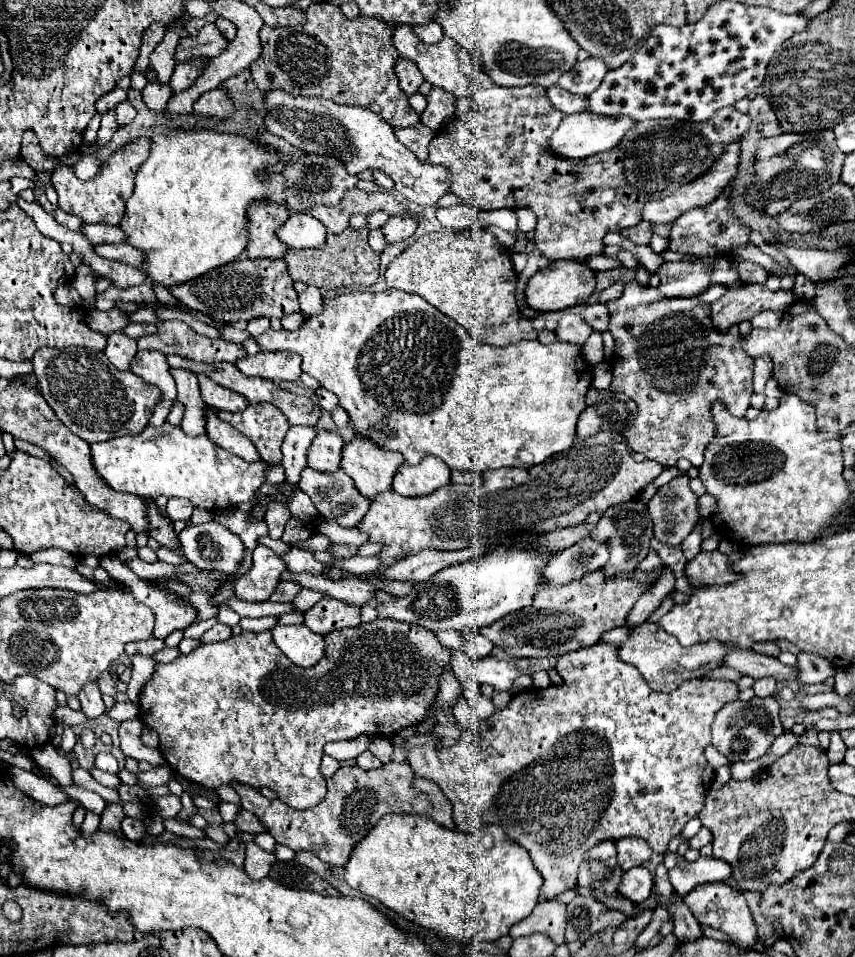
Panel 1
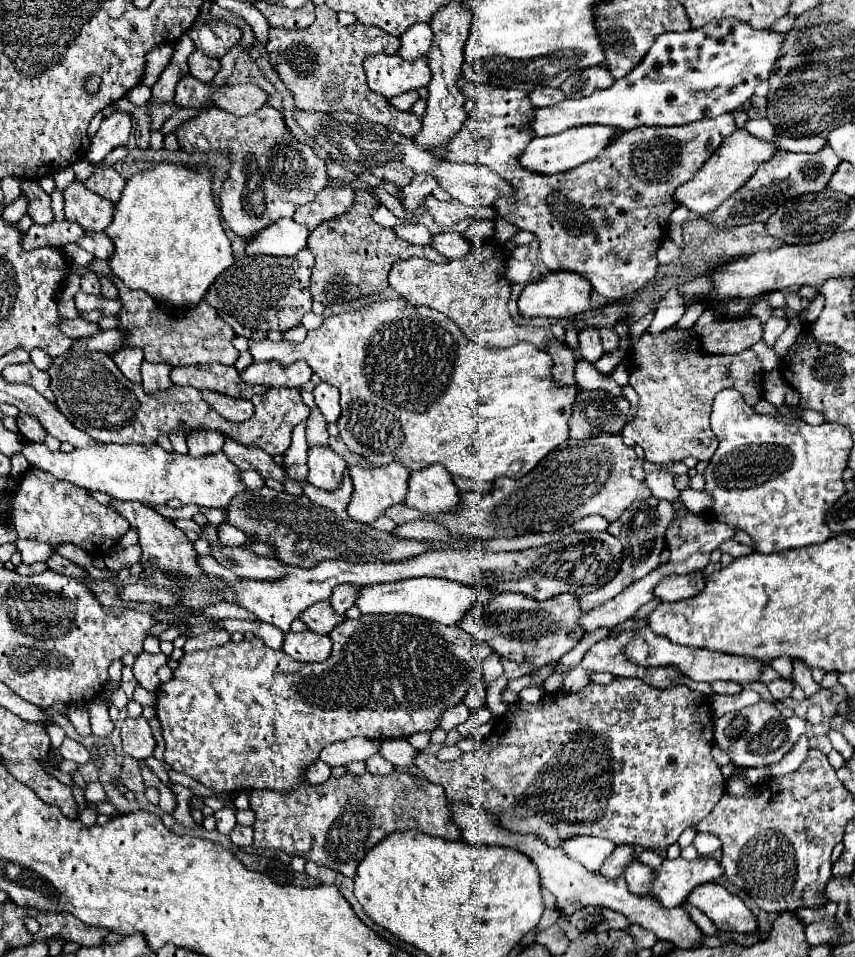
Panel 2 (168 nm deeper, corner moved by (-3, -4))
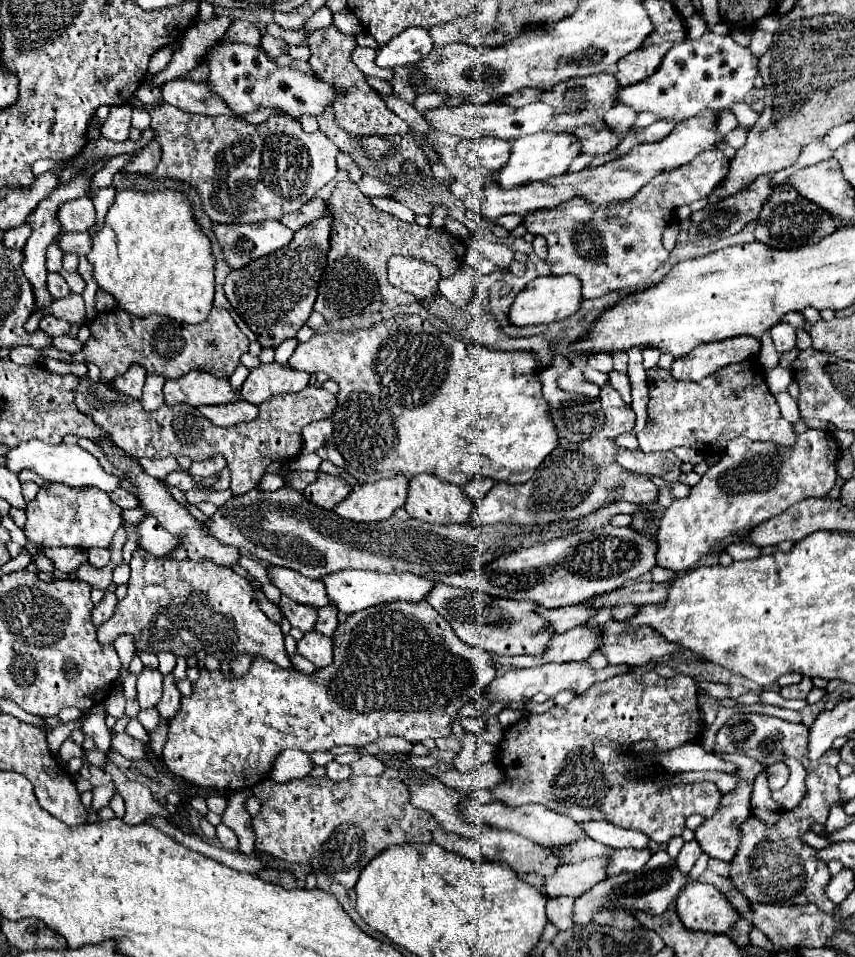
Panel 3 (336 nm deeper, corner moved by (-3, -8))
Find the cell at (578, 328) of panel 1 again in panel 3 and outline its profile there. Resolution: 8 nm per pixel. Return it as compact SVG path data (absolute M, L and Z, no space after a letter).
M592 353L592 355L588 355L588 365L600 373L610 373L612 357L610 357L610 353Z

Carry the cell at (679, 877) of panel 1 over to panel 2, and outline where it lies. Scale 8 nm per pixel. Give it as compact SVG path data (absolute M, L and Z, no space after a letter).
M682 857L670 861L666 859L656 871L652 897L656 897L664 907L678 907L686 901L694 887L716 881L724 875L720 863L712 857L698 857L696 861L686 861Z

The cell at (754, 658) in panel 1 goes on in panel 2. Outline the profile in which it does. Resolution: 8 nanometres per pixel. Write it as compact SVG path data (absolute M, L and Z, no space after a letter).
M648 627L640 629L632 641L628 641L626 645L626 657L642 667L666 667L666 665L674 665L676 669L680 669L682 673L686 673L690 679L694 681L734 681L734 683L752 683L752 681L760 681L762 677L762 669L764 669L764 661L760 659L752 659L752 657L740 657L740 655L728 655L728 653L716 653L716 651L708 651L708 649L694 649L694 647L684 647L684 645L676 645L670 643L666 637L662 635L654 635Z

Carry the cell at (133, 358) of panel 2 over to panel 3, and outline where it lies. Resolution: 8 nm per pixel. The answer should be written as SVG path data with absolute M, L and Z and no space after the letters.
M132 365L122 377L116 377L114 381L110 381L110 387L122 395L128 395L132 399L140 399L144 379L146 379L146 371L138 365Z

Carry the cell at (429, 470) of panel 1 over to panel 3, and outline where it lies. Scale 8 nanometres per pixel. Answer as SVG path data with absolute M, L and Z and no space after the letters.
M430 473L410 479L404 509L410 517L426 523L466 523L474 511L474 503L458 485L440 481Z

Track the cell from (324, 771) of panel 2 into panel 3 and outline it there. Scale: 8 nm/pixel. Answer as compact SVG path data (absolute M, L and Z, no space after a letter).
M286 749L274 759L274 765L272 765L272 771L268 777L272 781L286 783L286 781L310 775L312 767L314 765L312 765L308 753L304 753L300 749Z

